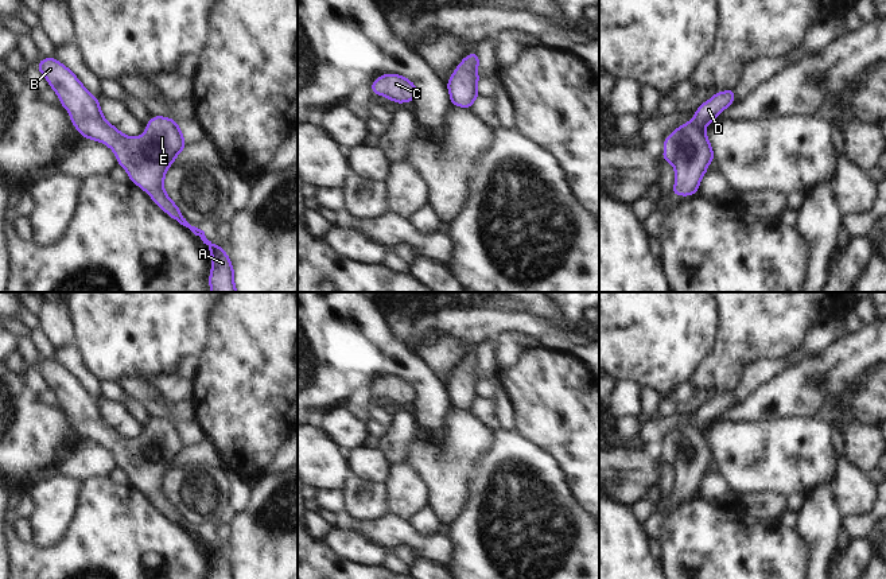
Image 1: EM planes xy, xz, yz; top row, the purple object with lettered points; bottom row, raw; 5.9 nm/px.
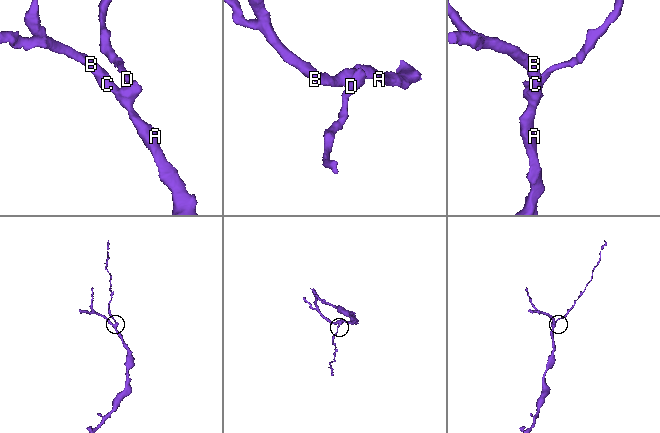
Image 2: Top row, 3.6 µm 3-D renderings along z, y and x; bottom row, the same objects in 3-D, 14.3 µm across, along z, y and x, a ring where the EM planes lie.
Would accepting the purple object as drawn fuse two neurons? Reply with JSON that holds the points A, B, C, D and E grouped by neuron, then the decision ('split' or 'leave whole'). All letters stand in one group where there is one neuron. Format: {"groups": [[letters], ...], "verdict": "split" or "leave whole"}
{"groups": [["A", "B", "C", "D", "E"]], "verdict": "leave whole"}

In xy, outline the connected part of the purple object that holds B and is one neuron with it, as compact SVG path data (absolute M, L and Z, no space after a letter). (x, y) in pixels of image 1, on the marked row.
M54 57L42 58L36 69L57 93L59 104L70 114L70 121L78 133L110 148L118 166L127 171L129 180L145 191L166 214L189 228L209 246L211 256L210 292L237 292L234 268L225 249L209 241L203 230L191 226L164 190L164 178L170 166L186 148L186 139L176 120L152 116L145 123L143 135L129 137L106 121L98 97L92 96L62 62Z

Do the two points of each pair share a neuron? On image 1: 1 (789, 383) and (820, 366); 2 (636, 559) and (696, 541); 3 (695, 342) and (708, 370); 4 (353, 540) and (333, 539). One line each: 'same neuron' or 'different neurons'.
1: same neuron
2: different neurons
3: different neurons
4: same neuron

